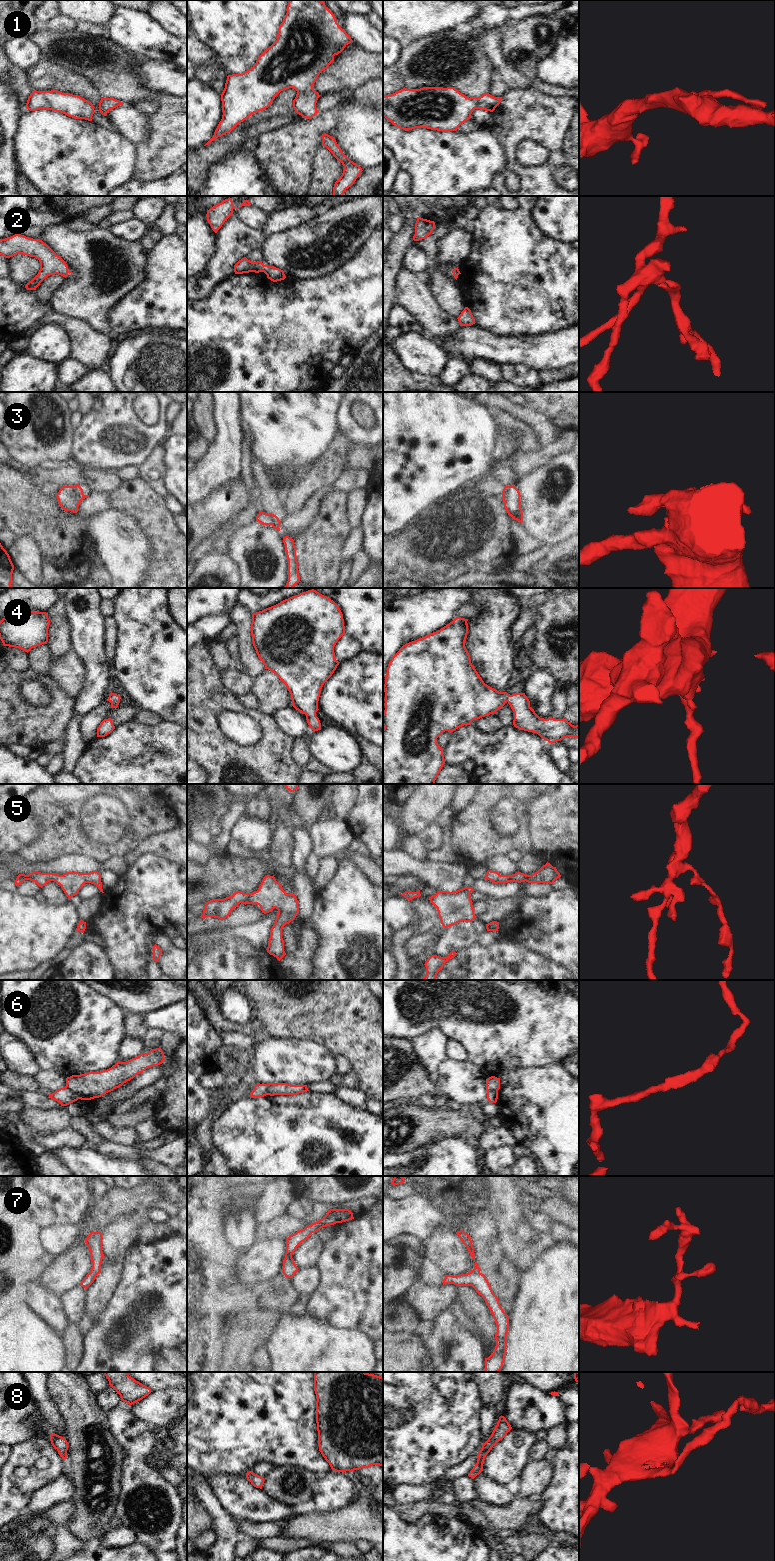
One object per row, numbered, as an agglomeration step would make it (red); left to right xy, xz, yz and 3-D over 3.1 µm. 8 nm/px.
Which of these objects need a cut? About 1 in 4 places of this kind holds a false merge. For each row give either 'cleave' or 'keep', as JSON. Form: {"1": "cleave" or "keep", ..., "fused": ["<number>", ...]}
{"1": "keep", "2": "keep", "3": "cleave", "4": "keep", "5": "keep", "6": "cleave", "7": "keep", "8": "keep", "fused": ["3", "6"]}

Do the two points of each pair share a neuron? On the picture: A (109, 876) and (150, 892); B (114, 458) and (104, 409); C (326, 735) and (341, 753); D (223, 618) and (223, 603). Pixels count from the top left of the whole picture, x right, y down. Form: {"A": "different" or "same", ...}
{"A": "different", "B": "same", "C": "same", "D": "different"}

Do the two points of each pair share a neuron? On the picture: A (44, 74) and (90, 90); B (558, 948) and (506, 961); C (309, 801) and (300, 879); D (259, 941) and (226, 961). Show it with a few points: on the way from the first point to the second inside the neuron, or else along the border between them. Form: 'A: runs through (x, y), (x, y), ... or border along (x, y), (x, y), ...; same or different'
A: runs through (55, 76), (79, 85); same
B: border along (518, 942), (551, 957), (560, 964); different
C: border along (296, 823), (309, 830); different
D: border along (230, 936), (244, 937), (254, 946), (265, 949); different

